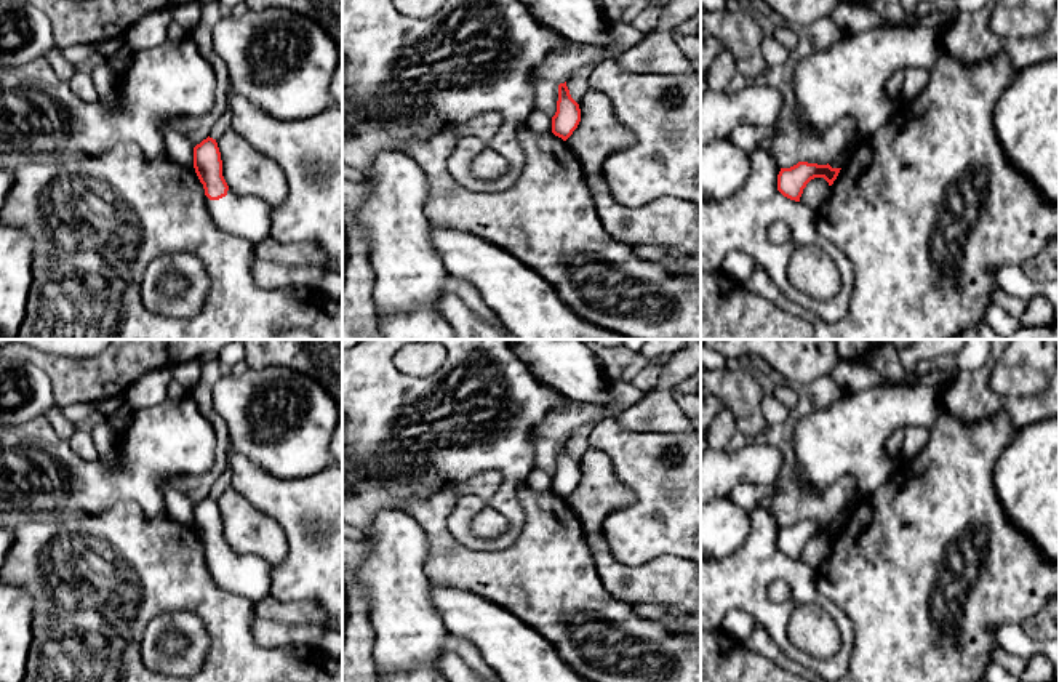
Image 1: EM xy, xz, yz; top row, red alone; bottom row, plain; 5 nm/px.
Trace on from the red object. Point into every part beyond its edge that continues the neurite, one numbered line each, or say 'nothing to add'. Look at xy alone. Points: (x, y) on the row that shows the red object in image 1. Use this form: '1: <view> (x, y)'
1: xy (247, 216)

